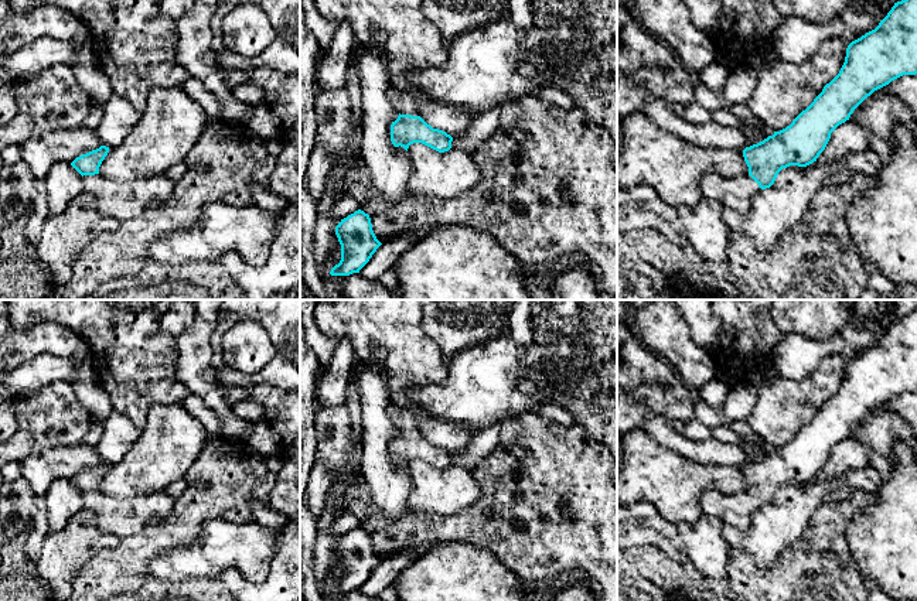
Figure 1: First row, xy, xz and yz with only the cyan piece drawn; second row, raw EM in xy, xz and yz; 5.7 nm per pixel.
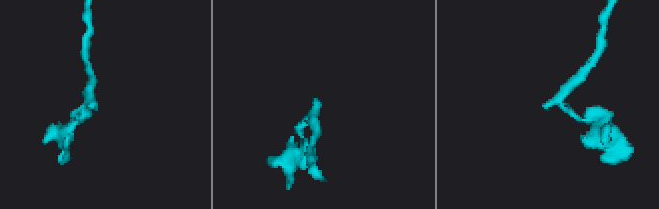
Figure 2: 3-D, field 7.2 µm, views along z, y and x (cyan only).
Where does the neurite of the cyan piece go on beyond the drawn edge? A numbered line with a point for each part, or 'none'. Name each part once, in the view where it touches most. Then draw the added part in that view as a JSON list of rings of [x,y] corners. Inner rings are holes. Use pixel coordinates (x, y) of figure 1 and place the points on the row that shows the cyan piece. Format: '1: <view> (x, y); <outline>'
1: xz (402, 101); [[[391,86],[388,91],[388,98],[398,113],[419,116],[417,102],[408,91]]]

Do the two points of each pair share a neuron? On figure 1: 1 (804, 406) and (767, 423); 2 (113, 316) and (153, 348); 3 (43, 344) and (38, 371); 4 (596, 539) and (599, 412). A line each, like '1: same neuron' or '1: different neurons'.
1: same neuron
2: same neuron
3: different neurons
4: different neurons

